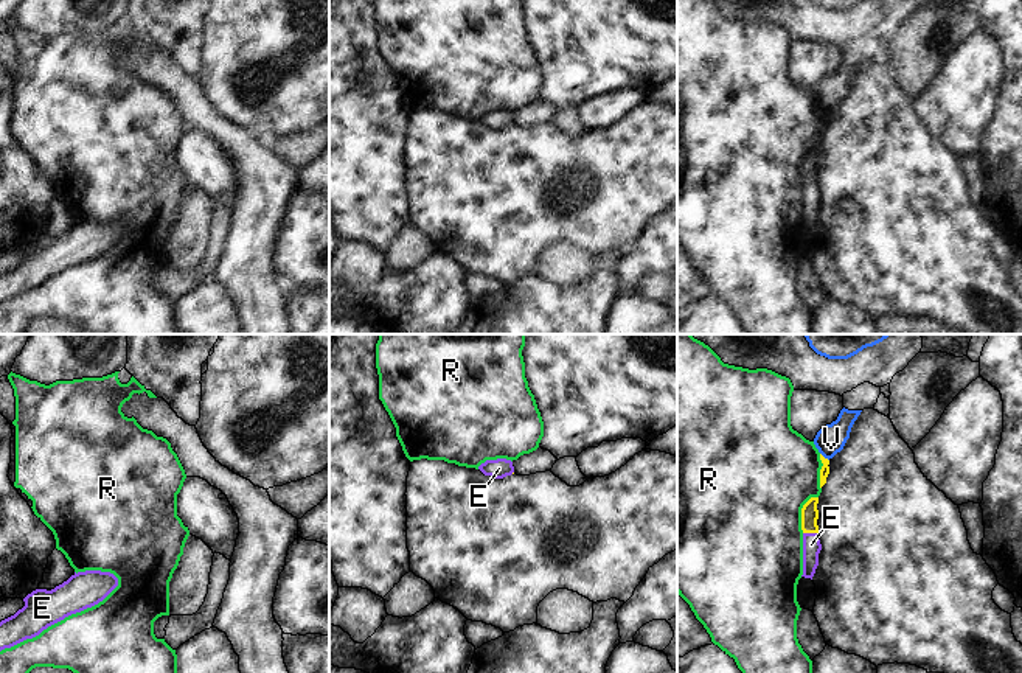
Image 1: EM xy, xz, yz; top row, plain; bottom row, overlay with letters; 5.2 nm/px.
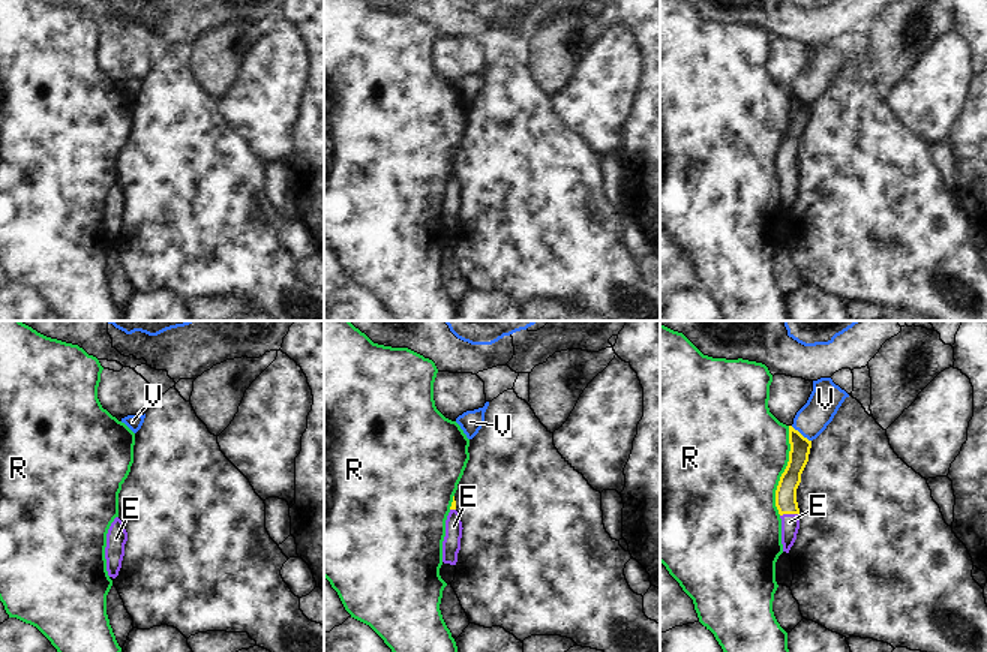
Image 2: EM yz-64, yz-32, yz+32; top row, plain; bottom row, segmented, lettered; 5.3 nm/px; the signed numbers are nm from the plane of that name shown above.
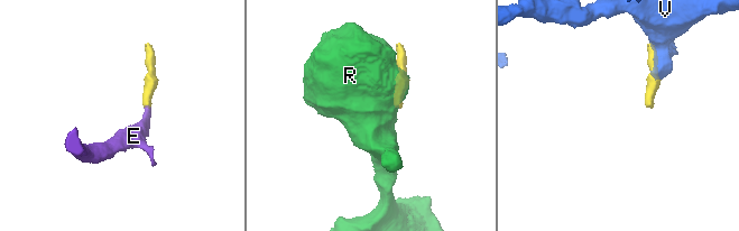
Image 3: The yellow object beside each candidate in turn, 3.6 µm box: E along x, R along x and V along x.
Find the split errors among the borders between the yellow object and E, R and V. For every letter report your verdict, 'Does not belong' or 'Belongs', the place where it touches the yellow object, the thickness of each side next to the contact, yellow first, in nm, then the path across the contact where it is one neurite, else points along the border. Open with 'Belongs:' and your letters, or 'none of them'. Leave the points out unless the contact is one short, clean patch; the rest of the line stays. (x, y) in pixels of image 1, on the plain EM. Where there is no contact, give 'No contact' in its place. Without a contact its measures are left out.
Belongs: E
E: Belongs. Touches yellow at yz (811, 184). Thickness 90 nm (yellow) against 100 nm. Path across: yz (809, 165), (811, 184), (811, 196)
R: Does not belong. Touches yellow at yz (802, 163). Thickness 90 nm (yellow) against 500 nm. Boundary: yz (817, 148), (813, 148), (802, 160), (802, 184)
V: Does not belong. Touches yellow at yz (823, 109). Thickness 50 nm (yellow) against 150 nm.

